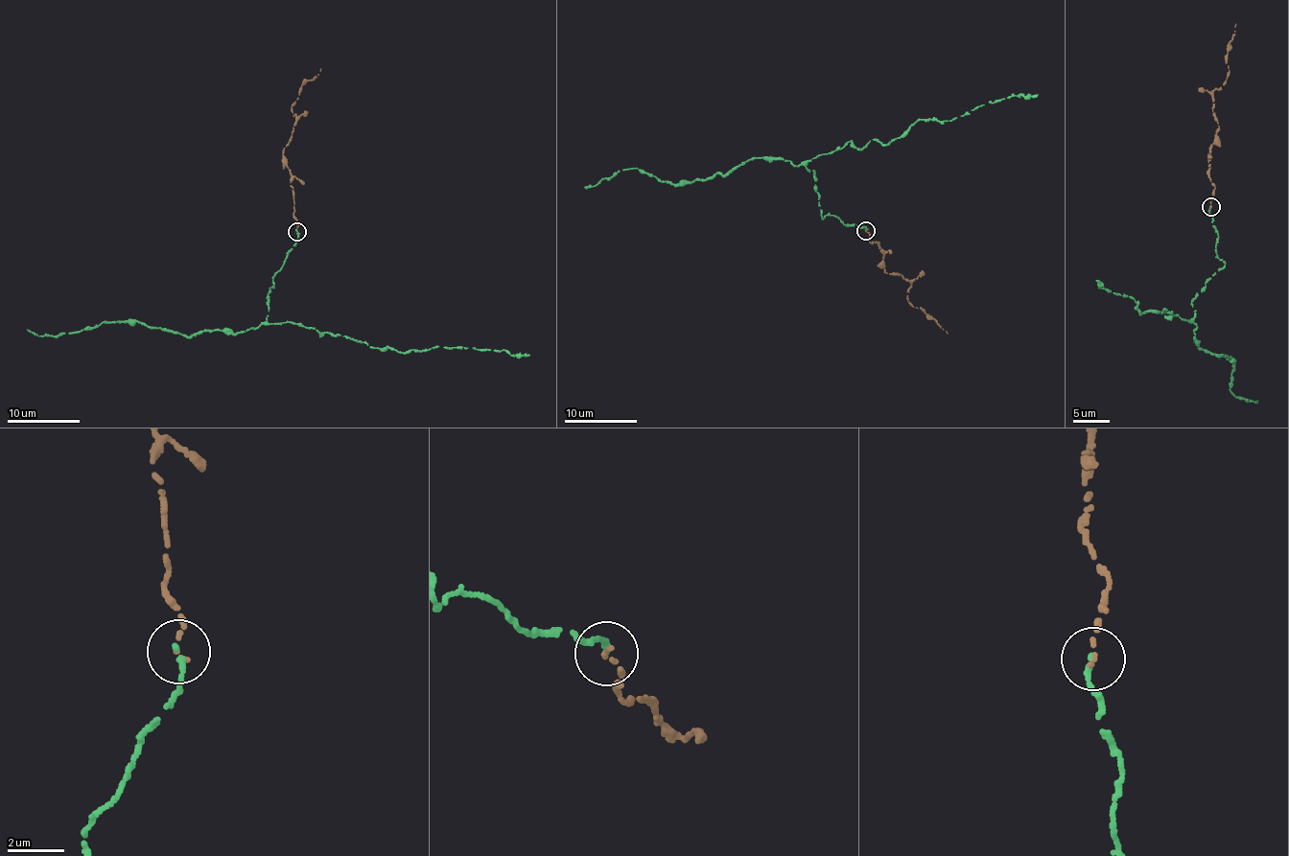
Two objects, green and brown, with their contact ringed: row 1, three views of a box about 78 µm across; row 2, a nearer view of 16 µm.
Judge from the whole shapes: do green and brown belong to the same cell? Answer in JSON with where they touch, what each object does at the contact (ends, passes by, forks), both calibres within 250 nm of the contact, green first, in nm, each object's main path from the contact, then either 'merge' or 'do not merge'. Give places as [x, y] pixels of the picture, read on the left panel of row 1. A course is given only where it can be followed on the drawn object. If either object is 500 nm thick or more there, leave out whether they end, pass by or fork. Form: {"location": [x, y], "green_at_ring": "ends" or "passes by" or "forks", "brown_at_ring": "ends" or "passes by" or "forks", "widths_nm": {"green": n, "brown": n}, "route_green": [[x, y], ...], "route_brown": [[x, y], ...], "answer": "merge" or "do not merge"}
{"location": [297, 231], "green_at_ring": "ends", "brown_at_ring": "ends", "widths_nm": {"green": 200, "brown": 170}, "route_green": [[297, 231], [296, 243], [269, 289], [266, 322], [269, 324], [291, 321], [403, 353], [461, 347], [529, 355]], "route_brown": [[297, 231], [291, 173], [283, 150], [296, 120], [292, 111], [300, 86], [318, 76], [321, 69]], "answer": "merge"}

